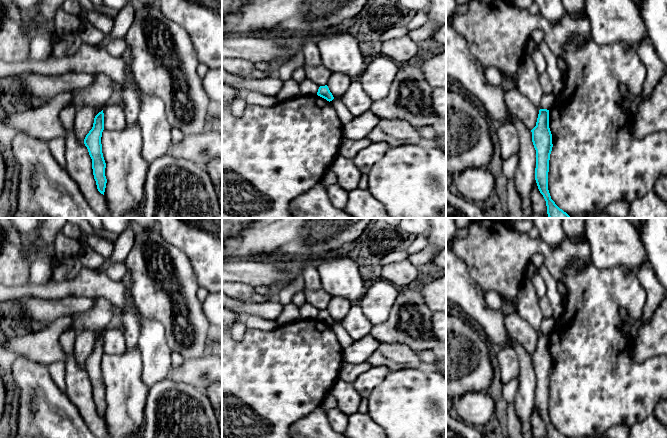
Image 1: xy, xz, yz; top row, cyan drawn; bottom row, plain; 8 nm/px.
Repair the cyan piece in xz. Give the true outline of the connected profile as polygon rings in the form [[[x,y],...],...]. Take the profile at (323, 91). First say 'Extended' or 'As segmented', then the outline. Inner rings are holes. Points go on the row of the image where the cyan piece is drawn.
As segmented. [[[327,85],[325,86],[320,86],[317,92],[317,95],[326,99],[327,101],[332,101],[334,99],[332,93],[330,92],[329,88]]]

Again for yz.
As segmented. [[[540,109],[536,126],[531,130],[532,142],[536,150],[535,180],[540,193],[543,195],[549,218],[570,218],[551,199],[548,190],[549,160],[552,151],[552,134],[549,128],[549,110]]]

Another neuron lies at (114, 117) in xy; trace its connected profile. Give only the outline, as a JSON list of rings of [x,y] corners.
[[[111,105],[103,107],[104,129],[109,131],[120,131],[126,128],[124,108],[122,105]]]

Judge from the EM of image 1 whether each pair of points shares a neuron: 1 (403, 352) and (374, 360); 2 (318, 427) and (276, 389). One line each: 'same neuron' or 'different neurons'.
1: same neuron
2: different neurons

